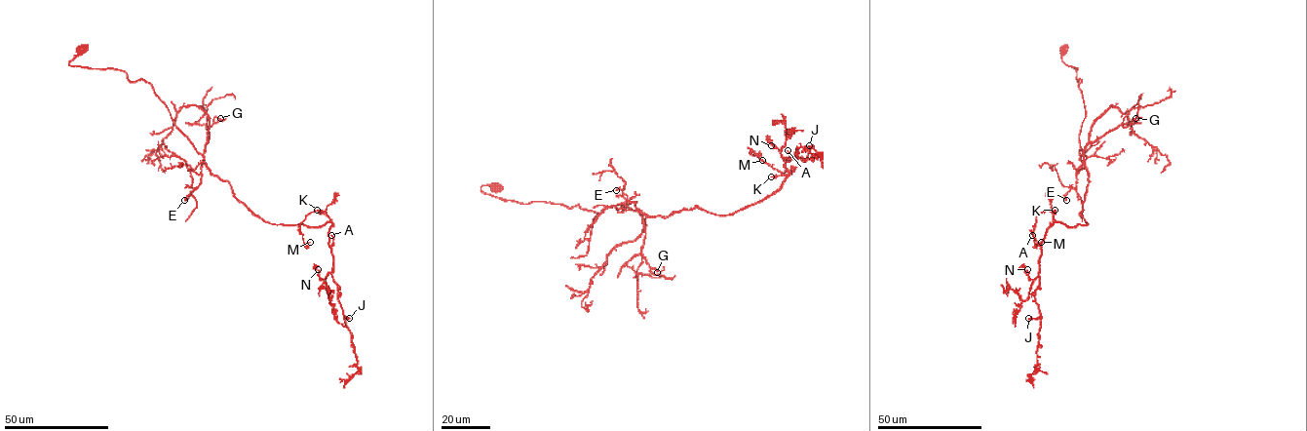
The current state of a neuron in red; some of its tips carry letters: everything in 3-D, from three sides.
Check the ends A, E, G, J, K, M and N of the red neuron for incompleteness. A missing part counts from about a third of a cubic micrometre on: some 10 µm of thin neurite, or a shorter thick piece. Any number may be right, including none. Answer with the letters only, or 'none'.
none

